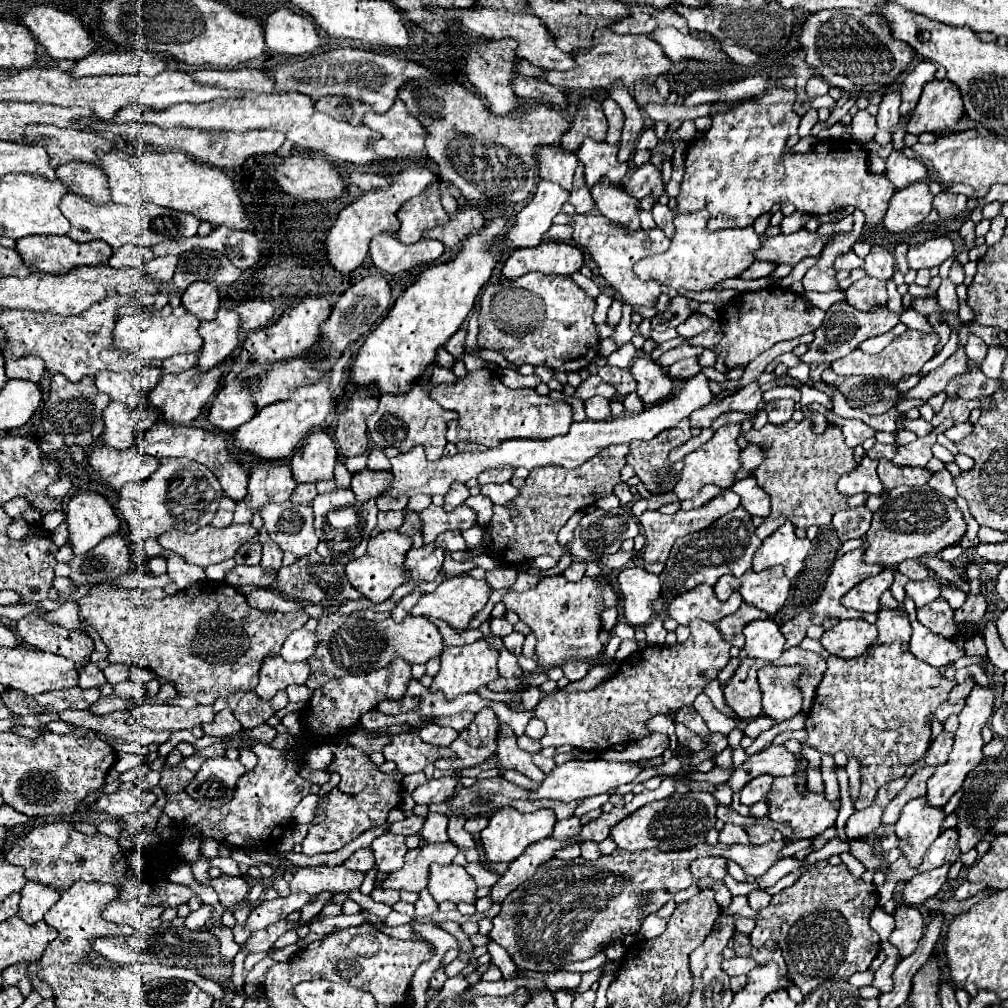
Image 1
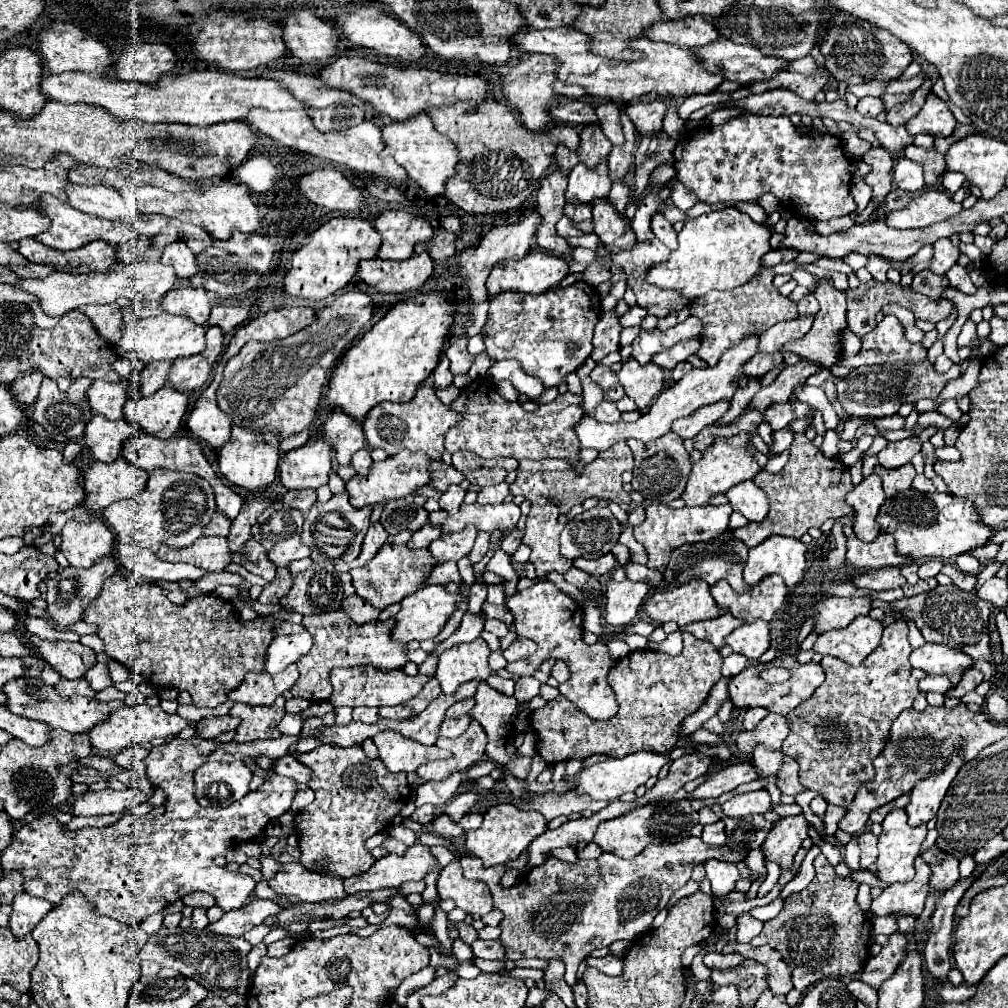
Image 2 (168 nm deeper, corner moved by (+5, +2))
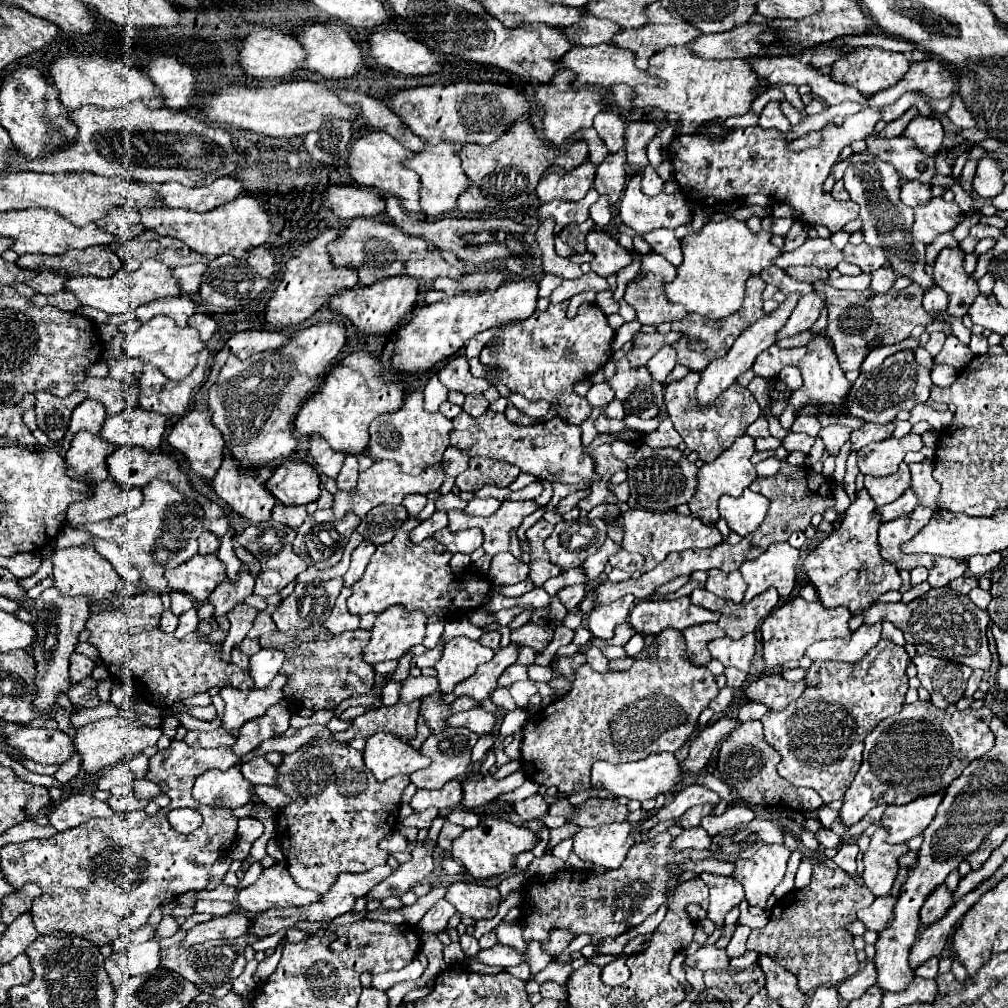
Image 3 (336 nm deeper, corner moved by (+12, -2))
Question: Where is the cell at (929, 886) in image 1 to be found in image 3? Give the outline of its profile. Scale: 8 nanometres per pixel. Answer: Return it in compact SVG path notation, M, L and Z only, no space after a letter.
M899 868L891 894L883 896L883 898L875 898L875 902L869 908L863 908L857 912L857 920L861 920L867 930L879 932L879 930L883 930L883 926L887 926L887 922L891 920L891 906L895 906L895 898L899 898L903 878L907 878L907 868Z

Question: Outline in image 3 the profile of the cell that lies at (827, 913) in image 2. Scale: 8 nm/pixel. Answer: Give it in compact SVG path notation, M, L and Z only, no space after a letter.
M815 866L811 884L783 896L771 910L769 924L751 932L747 948L777 960L785 970L795 974L805 994L811 994L819 986L841 984L859 970L853 936L845 930L845 924L857 920L857 910L871 906L873 900L875 896L841 868Z

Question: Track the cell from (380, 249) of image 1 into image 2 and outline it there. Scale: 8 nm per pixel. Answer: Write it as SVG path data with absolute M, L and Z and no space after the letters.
M428 252L414 254L408 260L382 260L378 256L362 260L358 278L380 292L406 292L420 288L432 274L432 258Z

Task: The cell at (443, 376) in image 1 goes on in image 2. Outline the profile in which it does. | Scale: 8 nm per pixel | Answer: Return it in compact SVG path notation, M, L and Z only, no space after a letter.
M450 384L448 388L442 388L442 390L436 390L436 396L444 402L444 404L450 404L452 400L456 400L460 396L460 388L456 388L454 384Z

